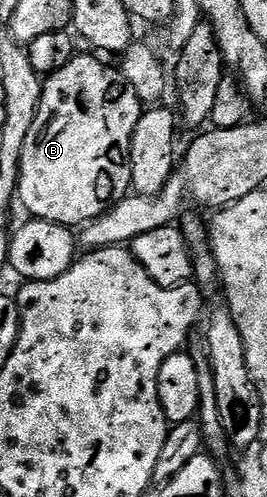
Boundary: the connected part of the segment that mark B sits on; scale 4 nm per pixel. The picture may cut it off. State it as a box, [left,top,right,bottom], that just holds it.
[18,56,142,227]

